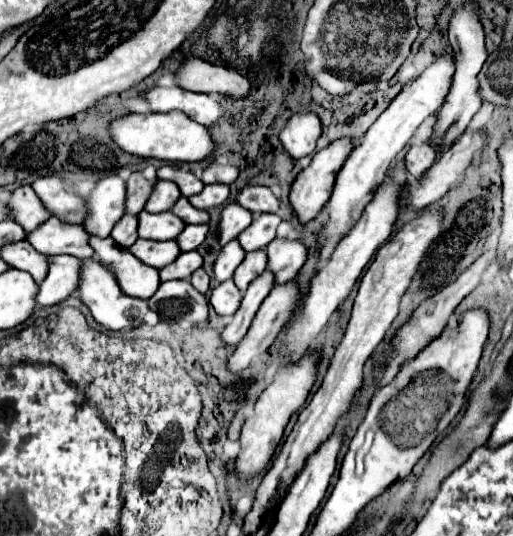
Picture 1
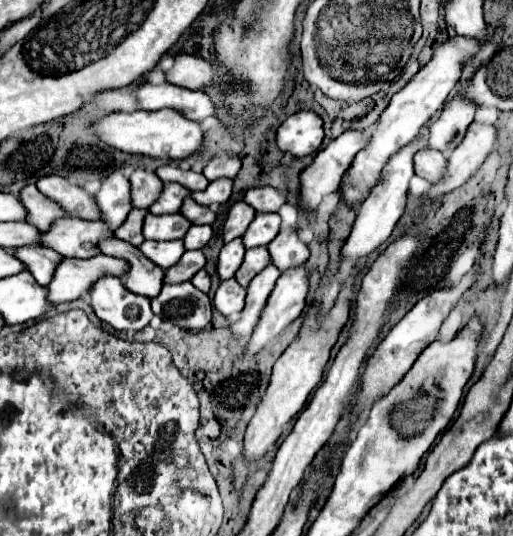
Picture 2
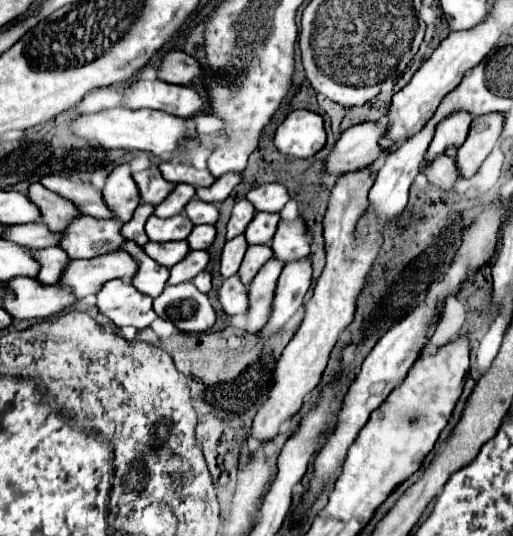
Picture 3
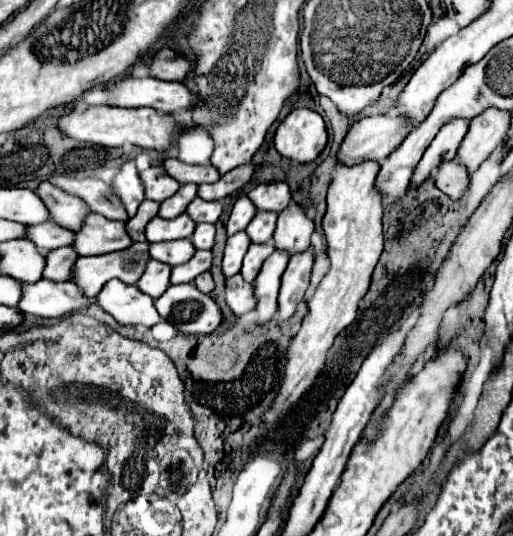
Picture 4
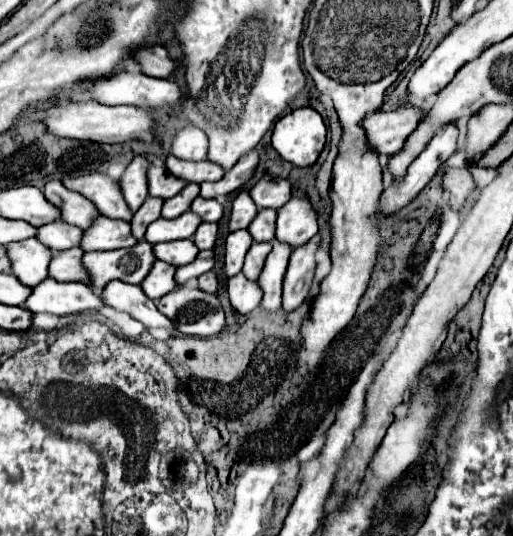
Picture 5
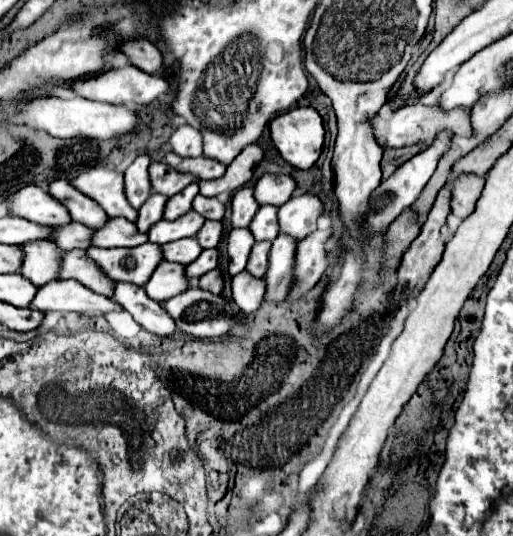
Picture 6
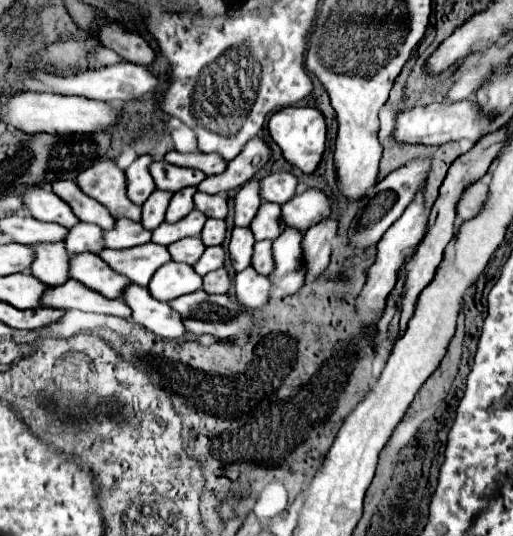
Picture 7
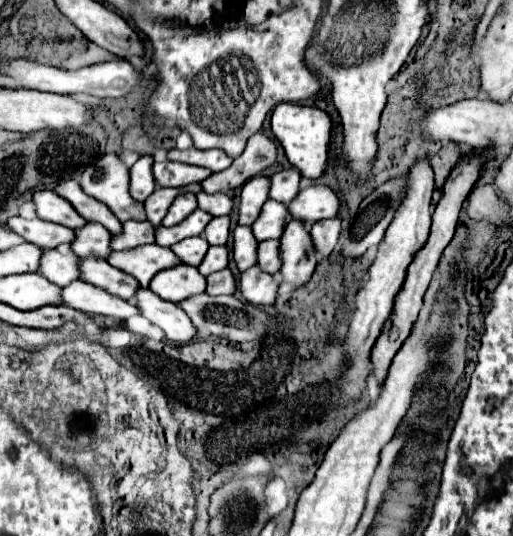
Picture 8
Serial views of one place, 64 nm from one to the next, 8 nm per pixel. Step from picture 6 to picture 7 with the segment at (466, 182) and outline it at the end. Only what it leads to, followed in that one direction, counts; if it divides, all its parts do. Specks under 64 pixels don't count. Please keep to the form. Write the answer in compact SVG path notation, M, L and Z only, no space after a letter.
M478 180L476 184L470 184L470 186L466 188L464 196L460 198L458 216L460 216L462 220L474 218L474 216L482 210L486 198L488 198L488 184L484 184L482 180Z

